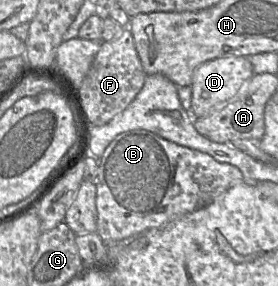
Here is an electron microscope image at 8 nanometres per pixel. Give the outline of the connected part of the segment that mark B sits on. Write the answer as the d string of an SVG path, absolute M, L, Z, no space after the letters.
M142 129L121 133L98 160L96 233L107 246L113 245L191 215L244 181L237 167L155 133Z

